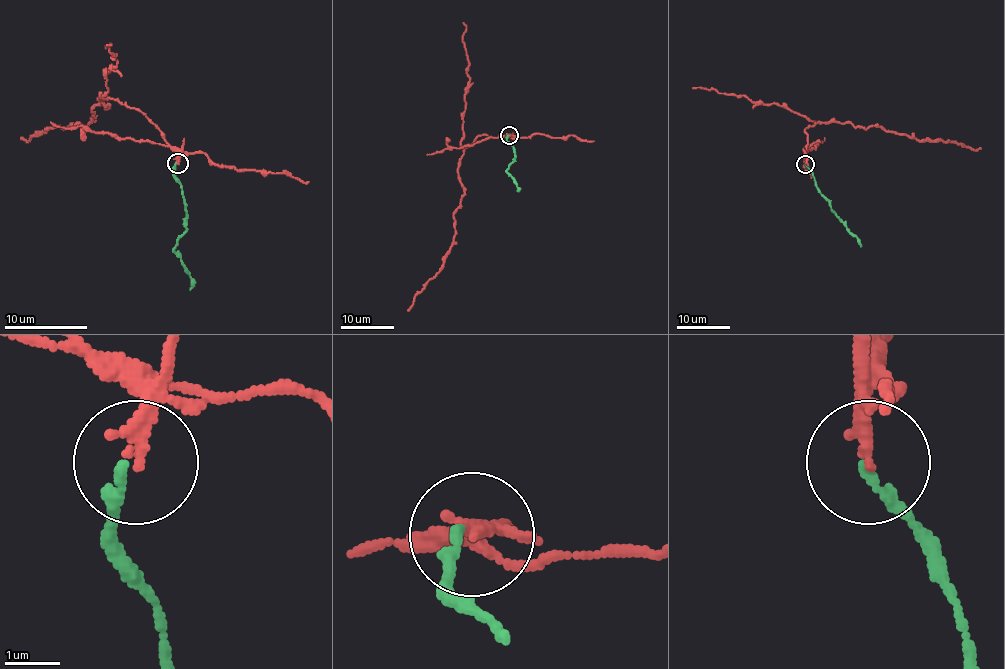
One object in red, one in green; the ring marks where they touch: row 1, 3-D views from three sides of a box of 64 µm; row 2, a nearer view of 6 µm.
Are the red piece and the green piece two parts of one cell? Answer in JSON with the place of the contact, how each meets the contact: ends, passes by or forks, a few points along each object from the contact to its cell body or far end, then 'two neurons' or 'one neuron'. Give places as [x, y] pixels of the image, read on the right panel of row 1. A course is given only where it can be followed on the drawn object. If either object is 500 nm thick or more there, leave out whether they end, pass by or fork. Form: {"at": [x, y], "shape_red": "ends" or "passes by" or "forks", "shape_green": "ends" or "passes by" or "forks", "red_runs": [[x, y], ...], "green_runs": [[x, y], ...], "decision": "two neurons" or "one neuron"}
{"at": [805, 164], "shape_red": "ends", "shape_green": "ends", "red_runs": [[805, 164], [805, 129], [820, 122], [851, 122], [867, 129], [876, 125], [920, 141], [980, 148]], "green_runs": [[805, 164], [817, 189], [861, 247]], "decision": "two neurons"}

